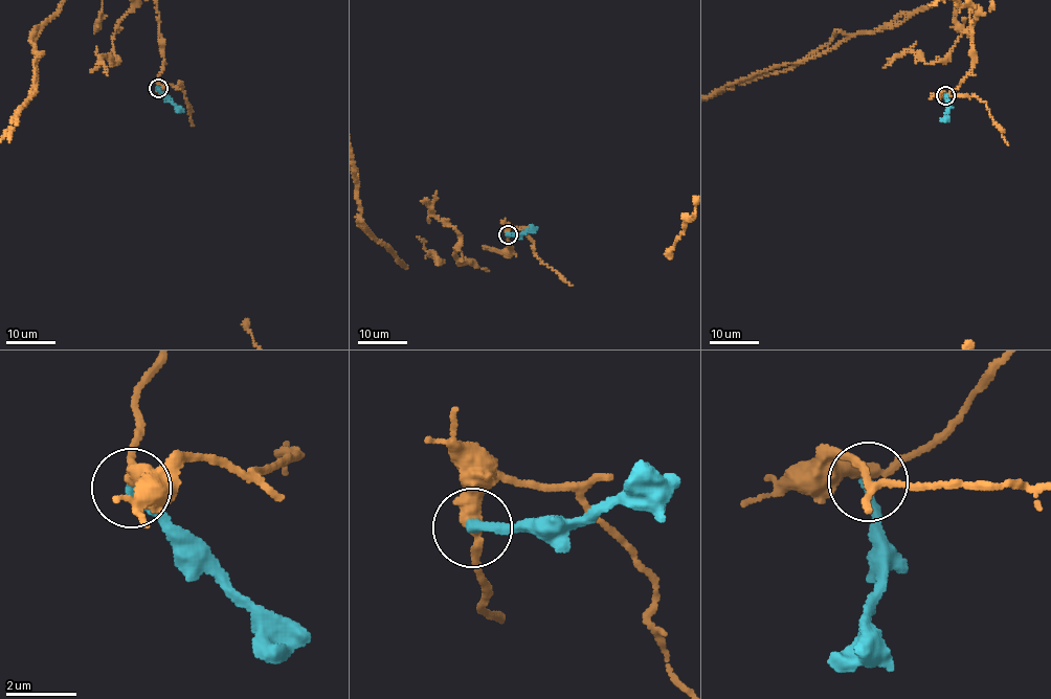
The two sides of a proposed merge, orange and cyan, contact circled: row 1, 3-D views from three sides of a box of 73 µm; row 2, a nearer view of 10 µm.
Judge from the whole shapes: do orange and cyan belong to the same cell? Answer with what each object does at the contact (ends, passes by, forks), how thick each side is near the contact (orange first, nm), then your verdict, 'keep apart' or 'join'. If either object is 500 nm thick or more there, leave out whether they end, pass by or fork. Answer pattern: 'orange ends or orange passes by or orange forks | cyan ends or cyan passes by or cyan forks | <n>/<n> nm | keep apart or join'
orange passes by | cyan ends | 380/300 nm | keep apart

